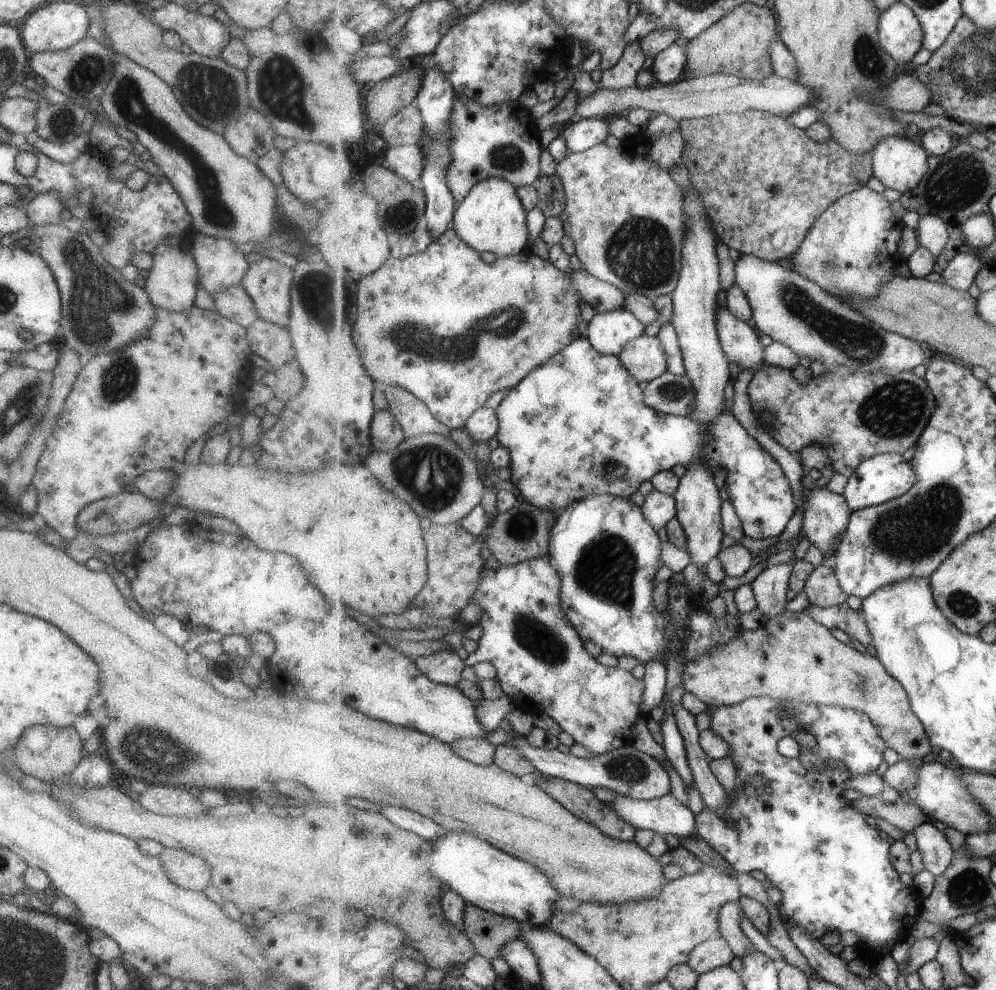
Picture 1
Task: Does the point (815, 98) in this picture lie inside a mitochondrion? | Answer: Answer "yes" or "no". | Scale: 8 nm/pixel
no

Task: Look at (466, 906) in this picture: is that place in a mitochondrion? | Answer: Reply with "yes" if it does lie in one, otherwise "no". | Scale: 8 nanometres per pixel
no

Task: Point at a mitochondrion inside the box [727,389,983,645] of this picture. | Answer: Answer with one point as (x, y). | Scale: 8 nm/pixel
(920, 528)

